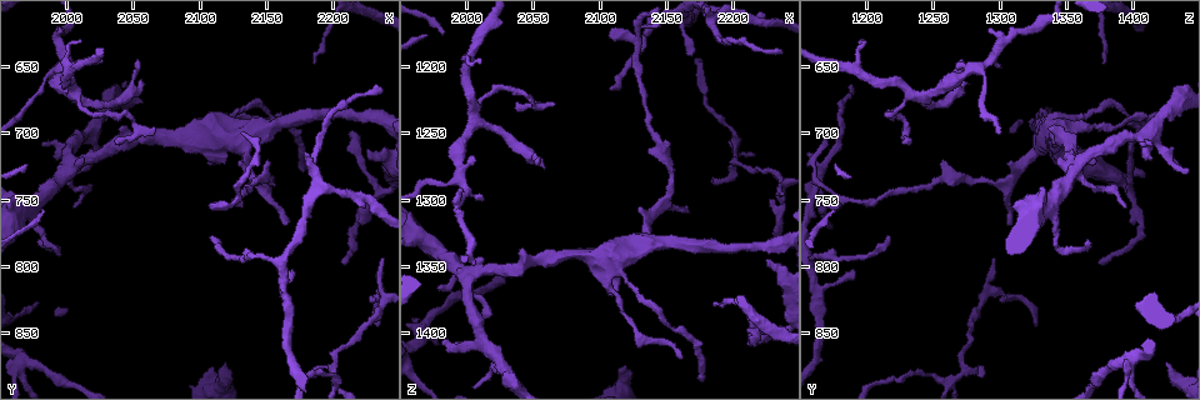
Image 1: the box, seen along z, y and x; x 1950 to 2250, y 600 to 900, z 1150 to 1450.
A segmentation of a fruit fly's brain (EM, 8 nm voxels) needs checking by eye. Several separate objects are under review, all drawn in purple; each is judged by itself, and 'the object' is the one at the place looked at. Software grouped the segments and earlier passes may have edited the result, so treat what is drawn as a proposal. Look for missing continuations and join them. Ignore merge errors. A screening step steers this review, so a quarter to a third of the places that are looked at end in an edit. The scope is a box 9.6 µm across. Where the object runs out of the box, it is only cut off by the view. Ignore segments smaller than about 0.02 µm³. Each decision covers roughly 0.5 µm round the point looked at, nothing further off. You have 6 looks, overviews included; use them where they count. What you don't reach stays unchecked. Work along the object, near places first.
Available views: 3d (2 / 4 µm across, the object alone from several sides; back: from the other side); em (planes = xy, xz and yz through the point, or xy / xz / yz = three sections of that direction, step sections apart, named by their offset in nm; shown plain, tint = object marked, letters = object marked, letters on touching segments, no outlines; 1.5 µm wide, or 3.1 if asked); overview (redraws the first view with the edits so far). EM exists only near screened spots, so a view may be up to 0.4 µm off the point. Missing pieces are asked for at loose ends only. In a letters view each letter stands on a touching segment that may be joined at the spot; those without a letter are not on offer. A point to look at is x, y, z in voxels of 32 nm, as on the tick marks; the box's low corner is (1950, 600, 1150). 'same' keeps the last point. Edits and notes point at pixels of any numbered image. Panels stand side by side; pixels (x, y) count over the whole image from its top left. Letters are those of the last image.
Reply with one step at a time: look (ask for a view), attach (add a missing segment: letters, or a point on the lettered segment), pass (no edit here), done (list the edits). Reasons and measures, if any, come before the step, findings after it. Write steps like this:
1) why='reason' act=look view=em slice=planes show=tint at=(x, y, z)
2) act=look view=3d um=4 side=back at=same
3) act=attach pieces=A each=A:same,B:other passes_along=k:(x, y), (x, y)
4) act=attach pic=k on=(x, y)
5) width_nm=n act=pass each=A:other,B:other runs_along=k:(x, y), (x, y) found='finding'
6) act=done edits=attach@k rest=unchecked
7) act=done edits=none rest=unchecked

why='branch stops here' act=look view=em slice=yz step=8 show=letters at=(2172, 802, 1190)

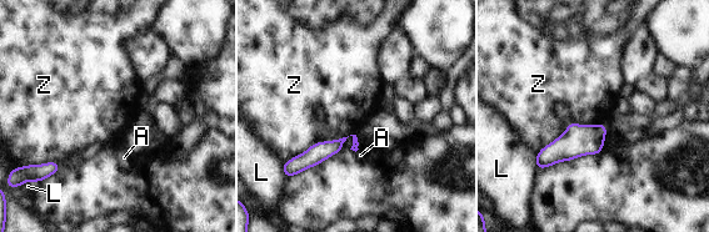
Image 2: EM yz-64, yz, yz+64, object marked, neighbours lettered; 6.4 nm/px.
act=pass each=A:other,L:other,Z:other border=2:(604, 122), (569, 122), (537, 154) found='no lettered segment goes on from it'

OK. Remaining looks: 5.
why='thin end' act=look view=3d um=2 at=(2052, 646, 1272)

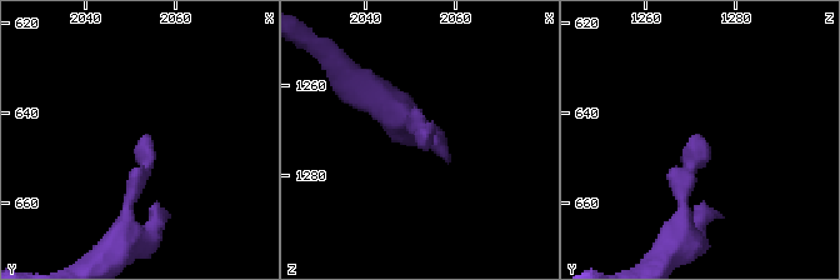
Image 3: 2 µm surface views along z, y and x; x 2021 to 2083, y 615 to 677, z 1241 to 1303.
why='now the EM' act=look view=em slice=planes show=tint at=(2054, 646, 1272)

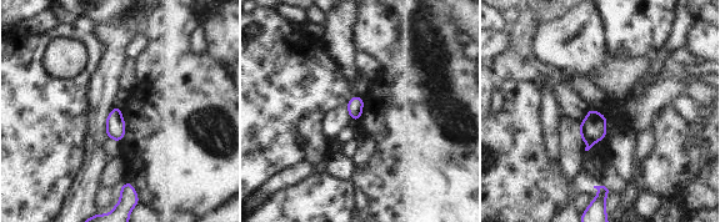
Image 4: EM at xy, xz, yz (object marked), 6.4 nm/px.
act=look view=em slice=planes show=letters at=same

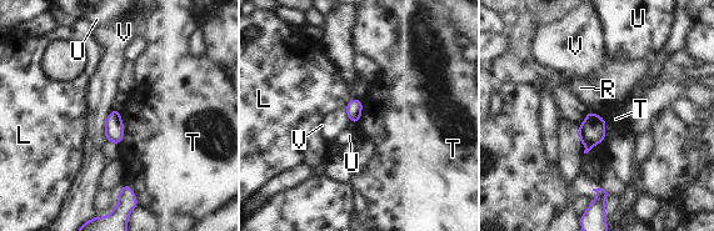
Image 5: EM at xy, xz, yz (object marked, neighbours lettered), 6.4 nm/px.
act=pass each=L:other,R:other,T:other,U:other,V:other border=5:(590, 110), (605, 137), (588, 151) found='none of them fits'

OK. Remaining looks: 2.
why='an open end' act=look view=em slice=yz step=8 show=letters at=(2184, 646, 1376)

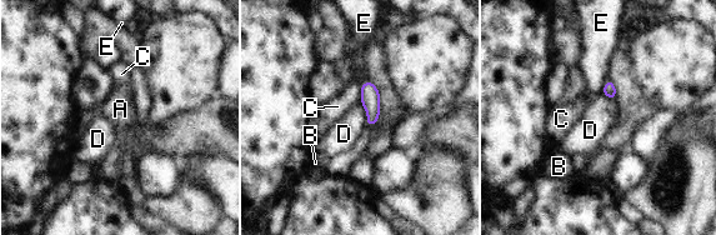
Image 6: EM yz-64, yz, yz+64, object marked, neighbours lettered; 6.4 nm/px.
why='another direction' act=look view=em slice=planes show=letters at=same

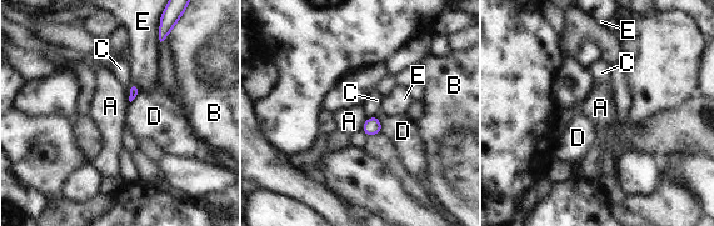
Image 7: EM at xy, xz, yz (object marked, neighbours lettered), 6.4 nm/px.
act=pass each=A:other,B:other,C:other,D:other,E:other border=7:(367, 119), (362, 130) found='none of them fits'

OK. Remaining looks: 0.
act=done edits=none rest=unchecked

